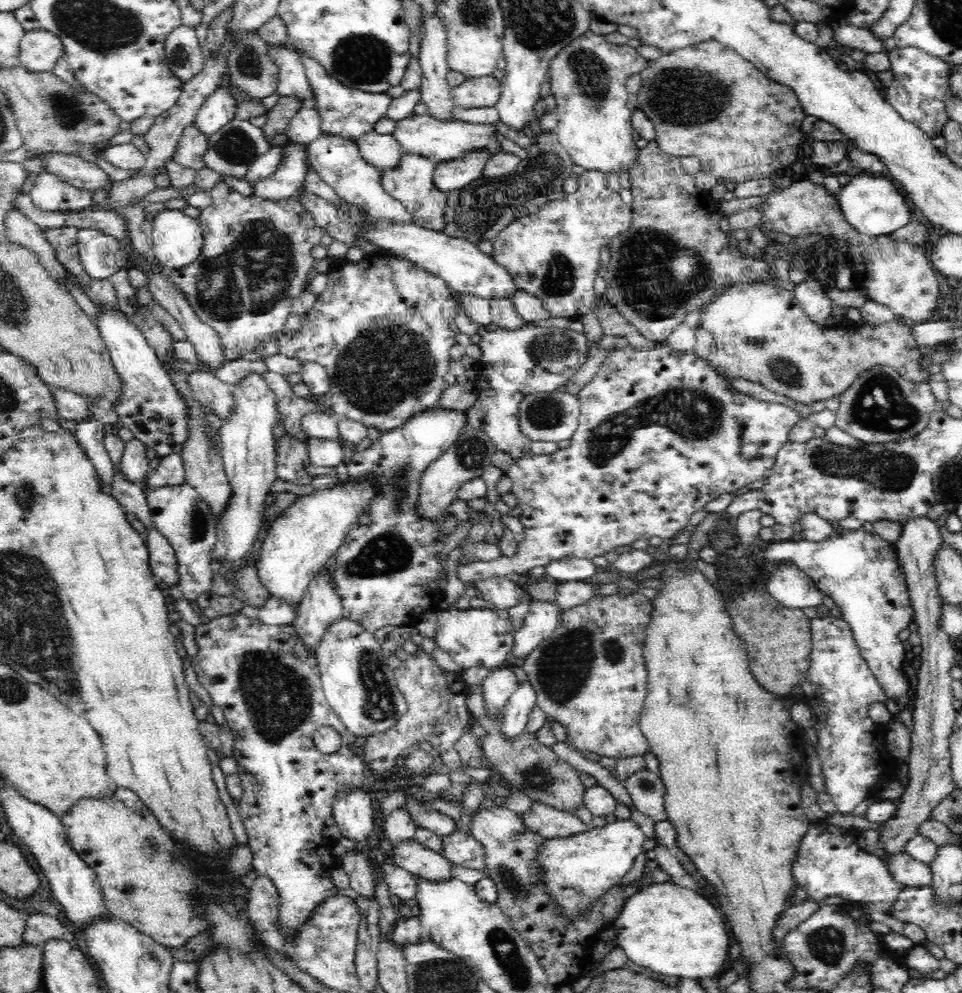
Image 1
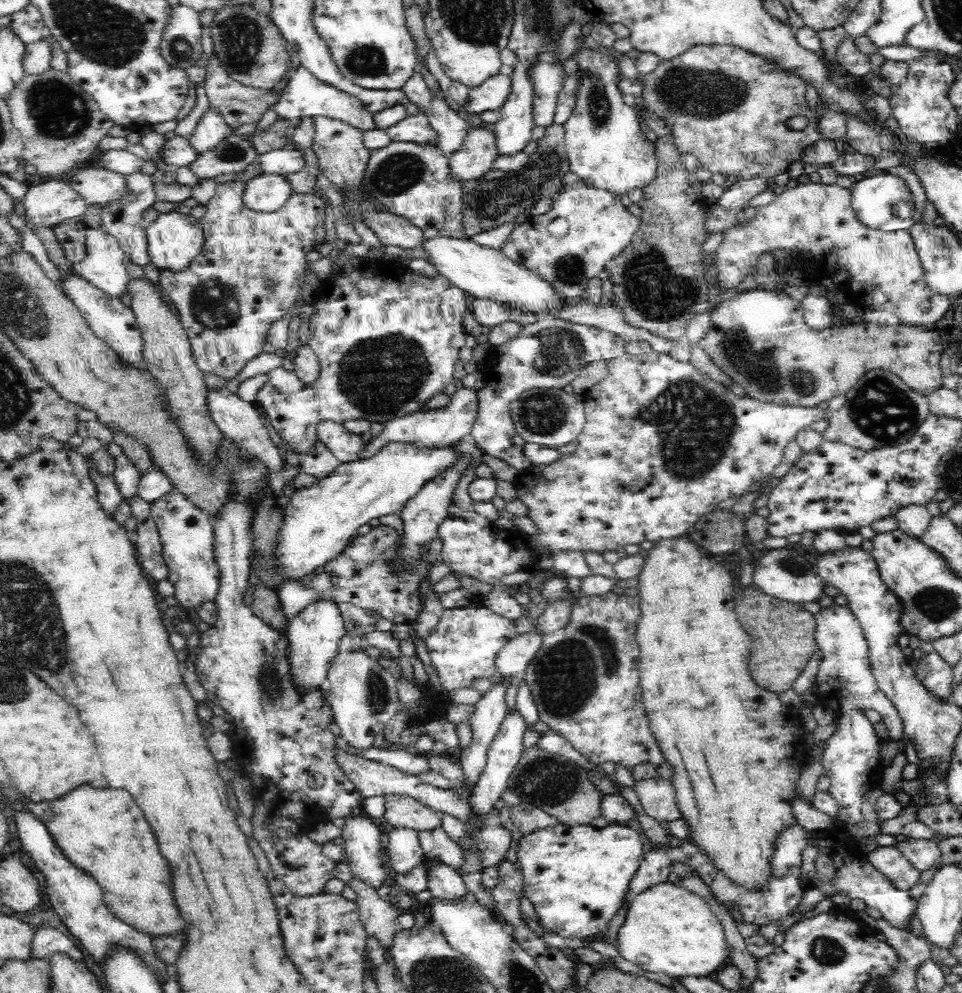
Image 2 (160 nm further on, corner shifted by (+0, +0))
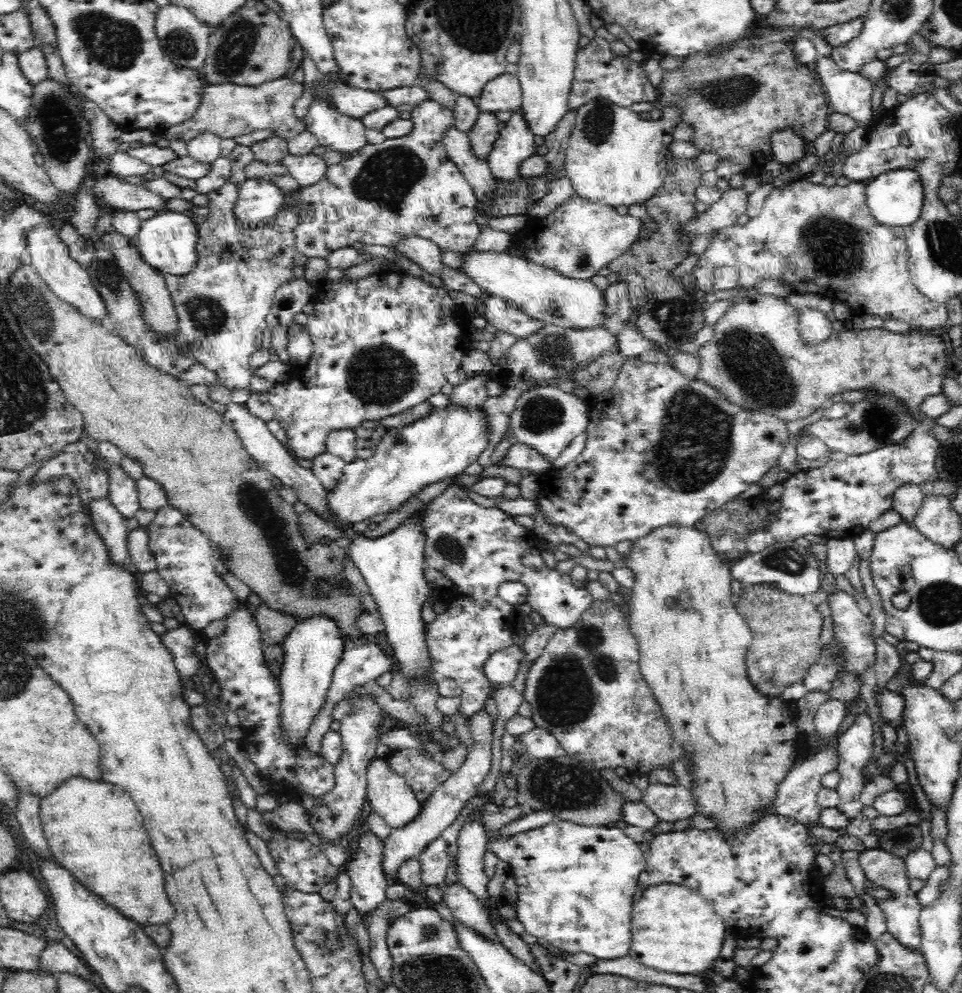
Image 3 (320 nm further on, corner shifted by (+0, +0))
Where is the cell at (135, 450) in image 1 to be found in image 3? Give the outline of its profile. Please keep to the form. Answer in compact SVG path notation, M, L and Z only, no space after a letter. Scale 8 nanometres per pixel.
M112 465L109 476L109 496L112 505L116 507L124 519L135 517L136 512L140 510L137 482L128 477L120 465Z

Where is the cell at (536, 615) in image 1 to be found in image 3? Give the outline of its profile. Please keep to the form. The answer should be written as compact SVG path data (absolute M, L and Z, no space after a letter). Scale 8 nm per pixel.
M520 645L506 646L504 650L499 650L488 657L483 666L484 674L495 687L504 684L510 686L516 678L522 659L523 648Z

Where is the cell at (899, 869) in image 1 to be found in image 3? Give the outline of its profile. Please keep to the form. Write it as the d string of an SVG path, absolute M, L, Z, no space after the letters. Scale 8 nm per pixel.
M878 847L864 849L859 861L868 881L896 894L909 892L904 858L898 858Z

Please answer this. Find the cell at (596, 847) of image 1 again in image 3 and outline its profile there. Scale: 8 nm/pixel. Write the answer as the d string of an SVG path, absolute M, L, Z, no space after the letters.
M554 816L552 822L548 822L544 826L536 827L534 830L527 830L523 833L516 834L515 837L504 838L493 836L486 843L488 851L493 852L502 862L508 862L511 868L511 874L515 878L517 884L518 900L516 900L516 920L524 926L526 933L535 937L538 942L545 945L553 946L570 954L577 954L578 952L590 954L598 960L615 960L615 958L622 958L628 956L628 946L632 946L632 925L630 925L632 906L634 906L634 893L638 890L638 878L646 866L644 852L640 849L639 843L634 842L628 837L622 829L617 827L604 826L584 826L570 822L569 820L562 820L558 816Z

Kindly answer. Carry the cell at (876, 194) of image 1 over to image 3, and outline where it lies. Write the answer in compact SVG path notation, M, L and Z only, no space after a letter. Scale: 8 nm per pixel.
M911 168L885 171L866 182L865 206L873 220L884 226L910 226L920 216L924 204L924 185L916 170Z

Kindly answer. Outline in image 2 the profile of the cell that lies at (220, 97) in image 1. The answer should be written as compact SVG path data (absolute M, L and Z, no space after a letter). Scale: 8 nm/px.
M208 108L207 112L196 120L196 124L194 133L187 138L187 141L198 154L216 148L232 132L222 115L212 108Z

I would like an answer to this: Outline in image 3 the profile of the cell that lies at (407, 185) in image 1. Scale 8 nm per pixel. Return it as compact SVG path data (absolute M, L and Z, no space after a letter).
M425 99L424 102L420 102L418 106L415 106L411 112L412 123L414 128L412 132L408 133L400 139L386 139L383 143L374 144L368 142L362 149L357 150L351 157L342 157L342 160L338 164L332 164L327 168L326 174L307 187L298 187L291 190L290 193L284 199L283 204L288 206L289 203L299 203L299 224L295 226L295 247L297 252L309 258L322 258L326 259L326 256L330 256L334 250L338 248L350 248L354 246L356 242L362 242L362 244L376 244L376 246L394 247L396 242L400 238L404 238L405 235L416 234L420 238L427 238L432 242L435 242L443 251L454 251L460 253L461 251L468 251L473 248L473 244L476 242L476 238L481 231L481 226L477 225L474 221L474 211L477 209L477 198L474 190L467 183L464 175L460 172L459 166L456 166L455 162L448 156L448 151L444 148L444 141L441 140L441 135L445 131L449 130L449 127L453 126L453 110L449 110L447 107L442 106L435 100Z

